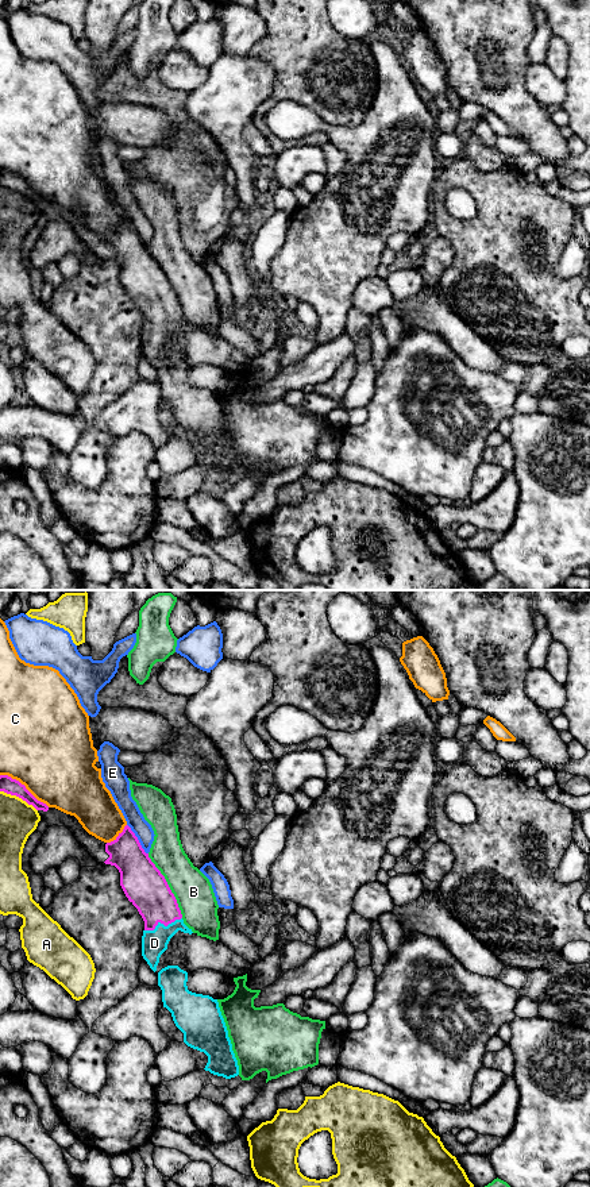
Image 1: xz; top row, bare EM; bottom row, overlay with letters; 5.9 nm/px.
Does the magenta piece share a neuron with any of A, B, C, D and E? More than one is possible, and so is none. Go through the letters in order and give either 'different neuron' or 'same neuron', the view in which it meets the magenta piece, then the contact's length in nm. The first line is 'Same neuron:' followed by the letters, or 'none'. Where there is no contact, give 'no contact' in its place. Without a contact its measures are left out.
Same neuron: D
A: different neuron; contact in xz; length 260 nm
B: different neuron; contact in xz; length 440 nm
C: different neuron; contact in xz; length 360 nm
D: same neuron; contact in xz; length 240 nm
E: different neuron; contact in xz; length 220 nm

